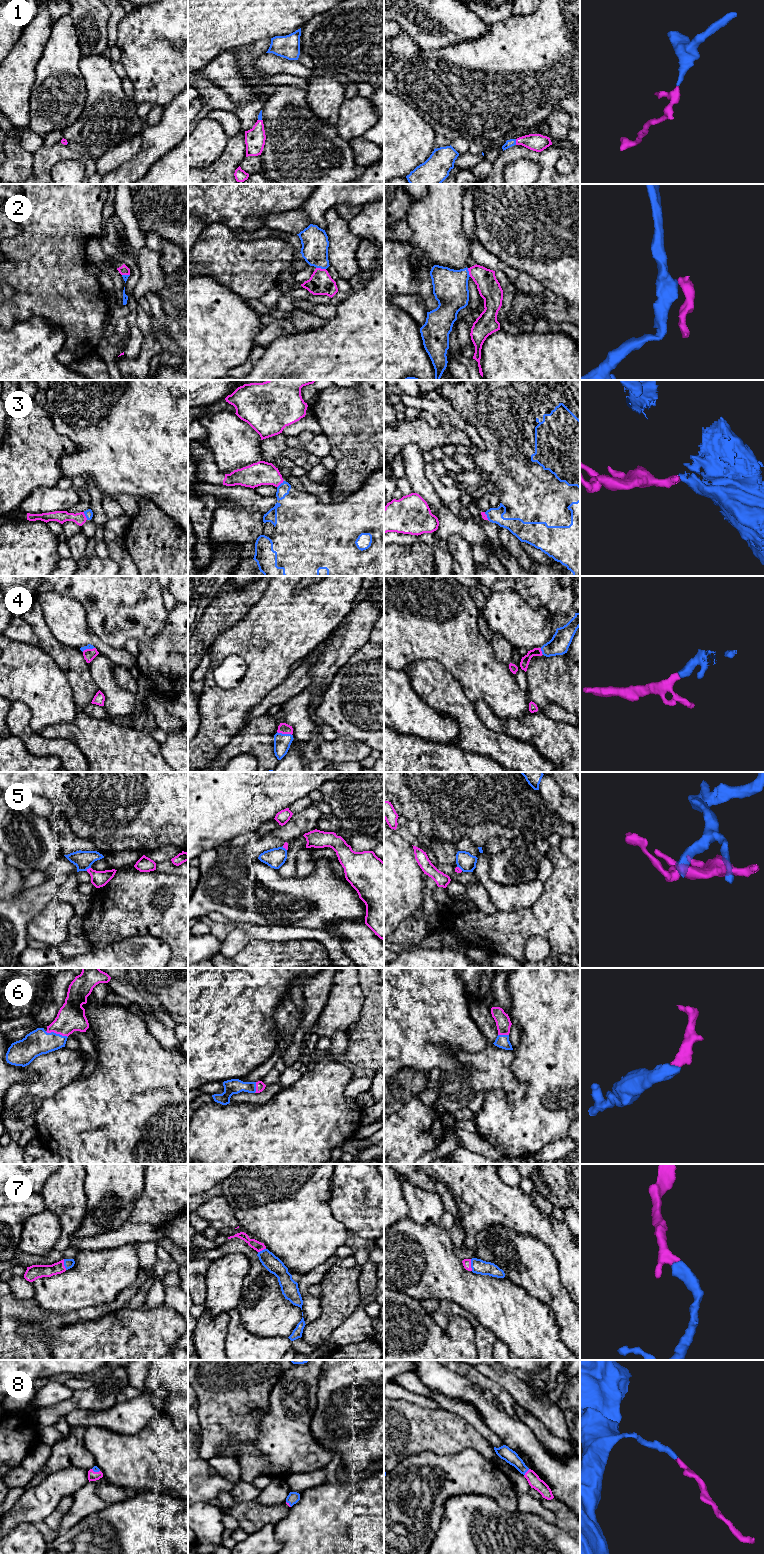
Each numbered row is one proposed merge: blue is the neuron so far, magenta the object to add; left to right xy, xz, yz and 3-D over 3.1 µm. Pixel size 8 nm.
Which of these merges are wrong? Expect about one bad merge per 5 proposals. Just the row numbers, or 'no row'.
2, 5

